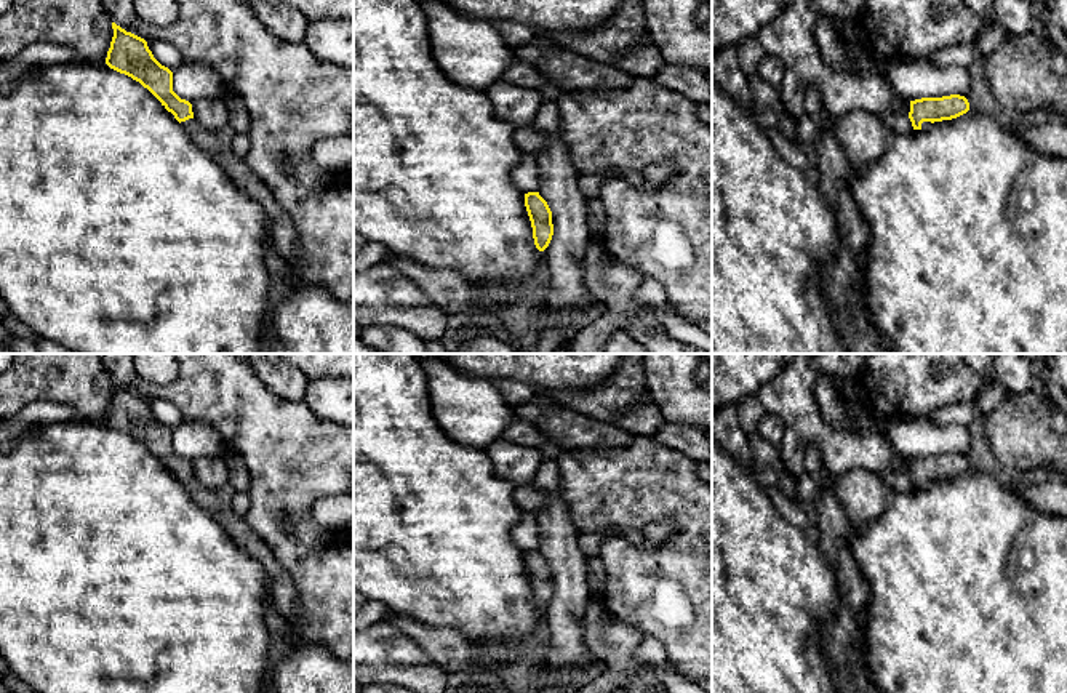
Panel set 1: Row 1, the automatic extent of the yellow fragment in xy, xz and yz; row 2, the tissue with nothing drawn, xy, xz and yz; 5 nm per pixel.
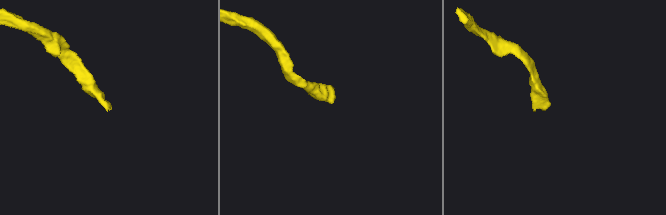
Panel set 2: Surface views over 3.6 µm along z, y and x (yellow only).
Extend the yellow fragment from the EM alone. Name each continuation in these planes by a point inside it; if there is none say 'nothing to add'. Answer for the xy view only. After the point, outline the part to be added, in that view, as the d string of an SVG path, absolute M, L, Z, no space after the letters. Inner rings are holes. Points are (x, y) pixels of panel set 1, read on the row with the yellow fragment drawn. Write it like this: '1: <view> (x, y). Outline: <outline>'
1: xy (216, 143). Outline: M195 117L181 122L190 139L206 152L251 200L261 205L277 253L293 267L299 267L299 243L293 219L253 173L243 158L232 152L234 131L229 125L218 130L203 128Z

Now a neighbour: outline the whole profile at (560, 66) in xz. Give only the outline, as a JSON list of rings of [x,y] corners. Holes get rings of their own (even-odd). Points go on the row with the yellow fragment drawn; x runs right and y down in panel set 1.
[[[539,34],[530,43],[512,48],[512,51],[517,61],[534,67],[565,93],[622,90],[633,78],[624,69],[587,59]]]

